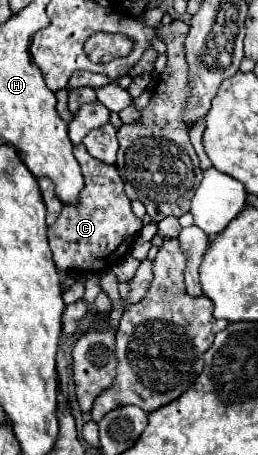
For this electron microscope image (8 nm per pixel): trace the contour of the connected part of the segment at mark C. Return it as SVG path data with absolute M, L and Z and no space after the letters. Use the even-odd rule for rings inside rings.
M77 144L73 154L81 164L85 188L81 190L81 202L77 206L63 206L57 222L49 226L49 246L53 250L53 260L59 270L109 270L129 252L143 224L131 210L131 200L123 192L123 180L117 168L93 158L83 144Z

